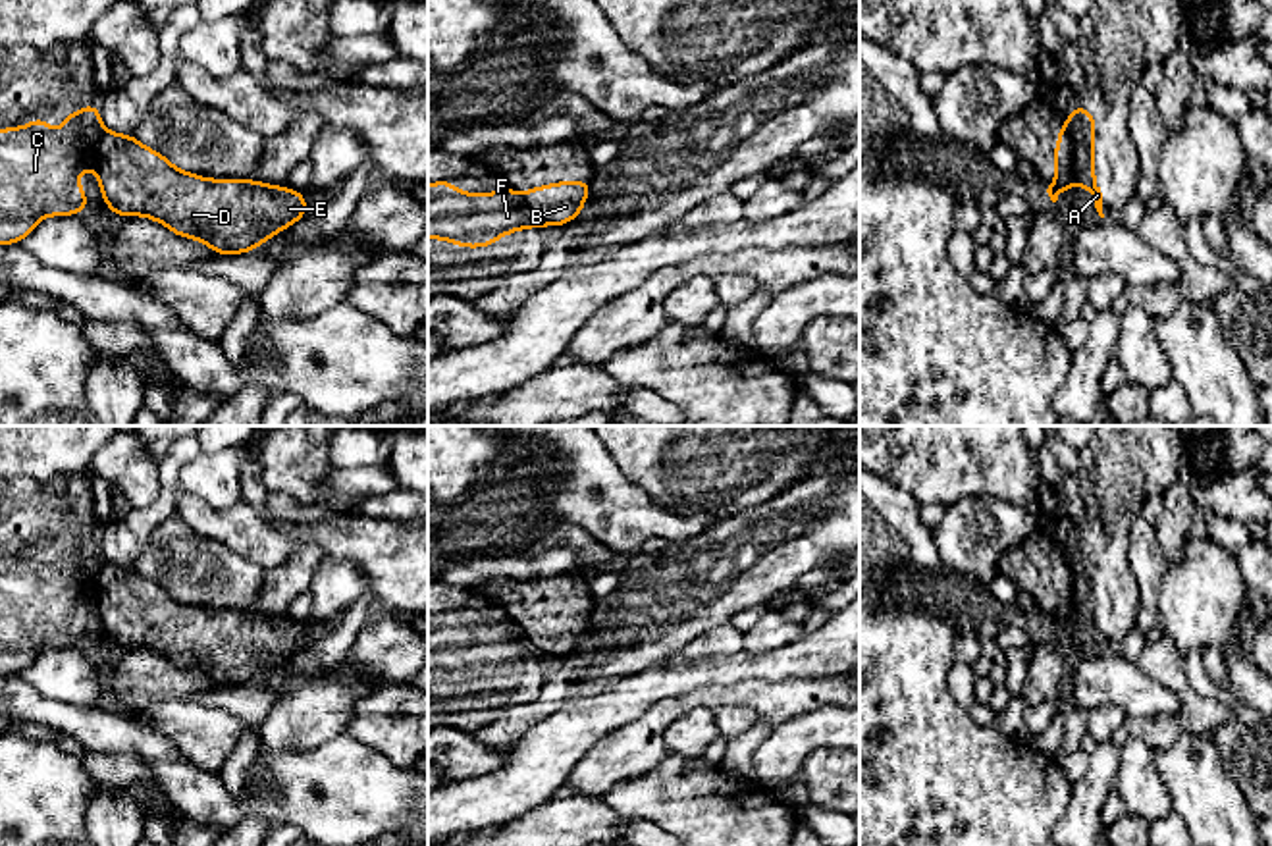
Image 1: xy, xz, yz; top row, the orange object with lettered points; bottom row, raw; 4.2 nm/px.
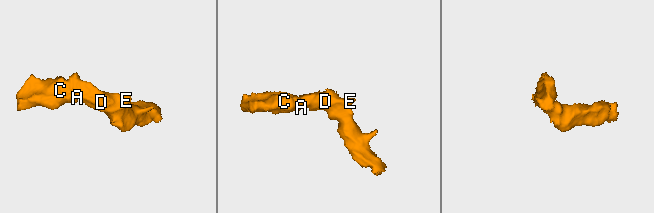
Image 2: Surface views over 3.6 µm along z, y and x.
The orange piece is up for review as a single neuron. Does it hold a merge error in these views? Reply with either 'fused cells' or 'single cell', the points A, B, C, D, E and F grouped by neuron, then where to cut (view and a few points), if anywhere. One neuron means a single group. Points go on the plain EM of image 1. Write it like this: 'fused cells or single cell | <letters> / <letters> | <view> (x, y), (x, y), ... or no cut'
fused cells | A C F / B D E | yz (1060, 559), (1072, 571), (1078, 611)

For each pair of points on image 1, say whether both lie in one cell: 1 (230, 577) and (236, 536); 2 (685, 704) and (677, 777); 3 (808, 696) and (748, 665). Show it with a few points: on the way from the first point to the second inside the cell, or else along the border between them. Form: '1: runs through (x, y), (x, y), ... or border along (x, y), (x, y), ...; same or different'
1: border along (193, 530), (241, 554), (264, 573); different
2: border along (665, 752), (648, 773), (627, 777); different
3: border along (823, 677), (742, 679), (735, 685); different

